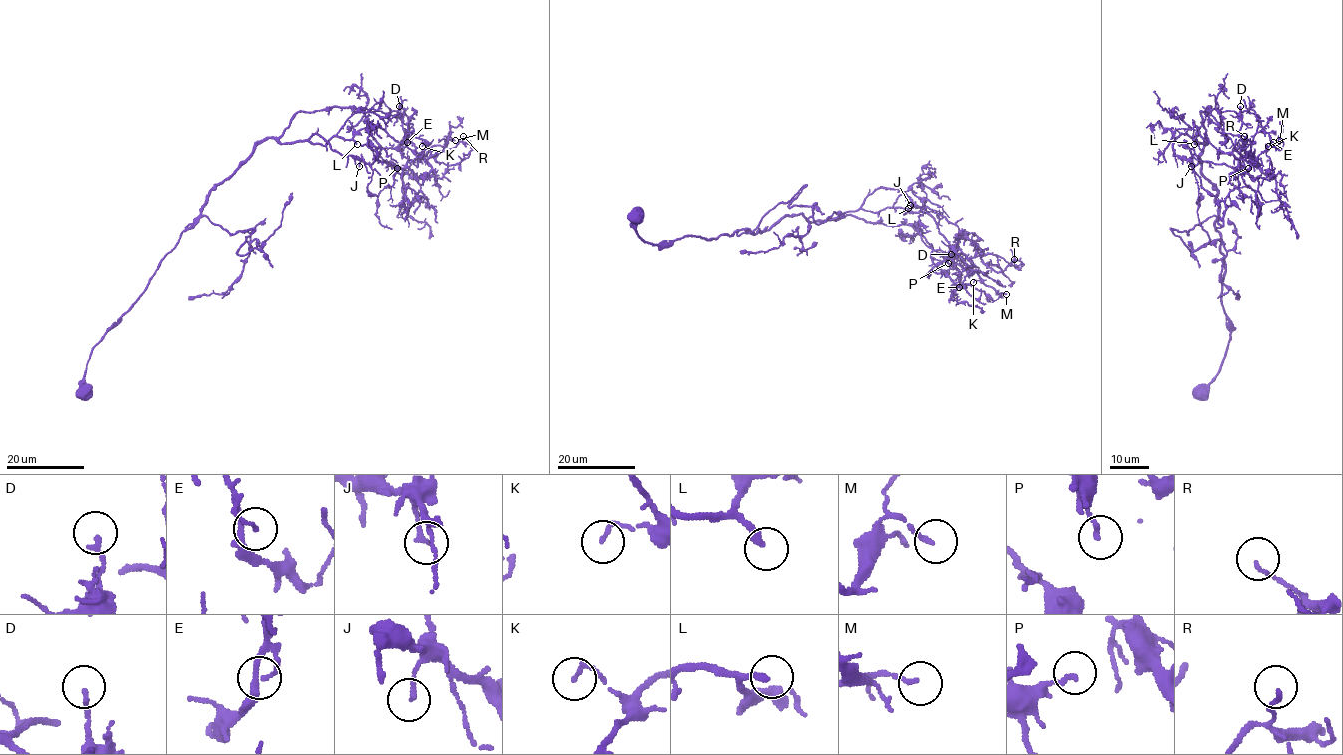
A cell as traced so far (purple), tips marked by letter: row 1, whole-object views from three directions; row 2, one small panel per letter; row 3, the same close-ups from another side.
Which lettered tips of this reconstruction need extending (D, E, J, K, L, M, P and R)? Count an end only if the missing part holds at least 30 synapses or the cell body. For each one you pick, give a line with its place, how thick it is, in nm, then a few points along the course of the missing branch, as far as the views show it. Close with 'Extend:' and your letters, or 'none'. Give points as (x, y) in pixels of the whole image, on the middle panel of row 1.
Extend: none

